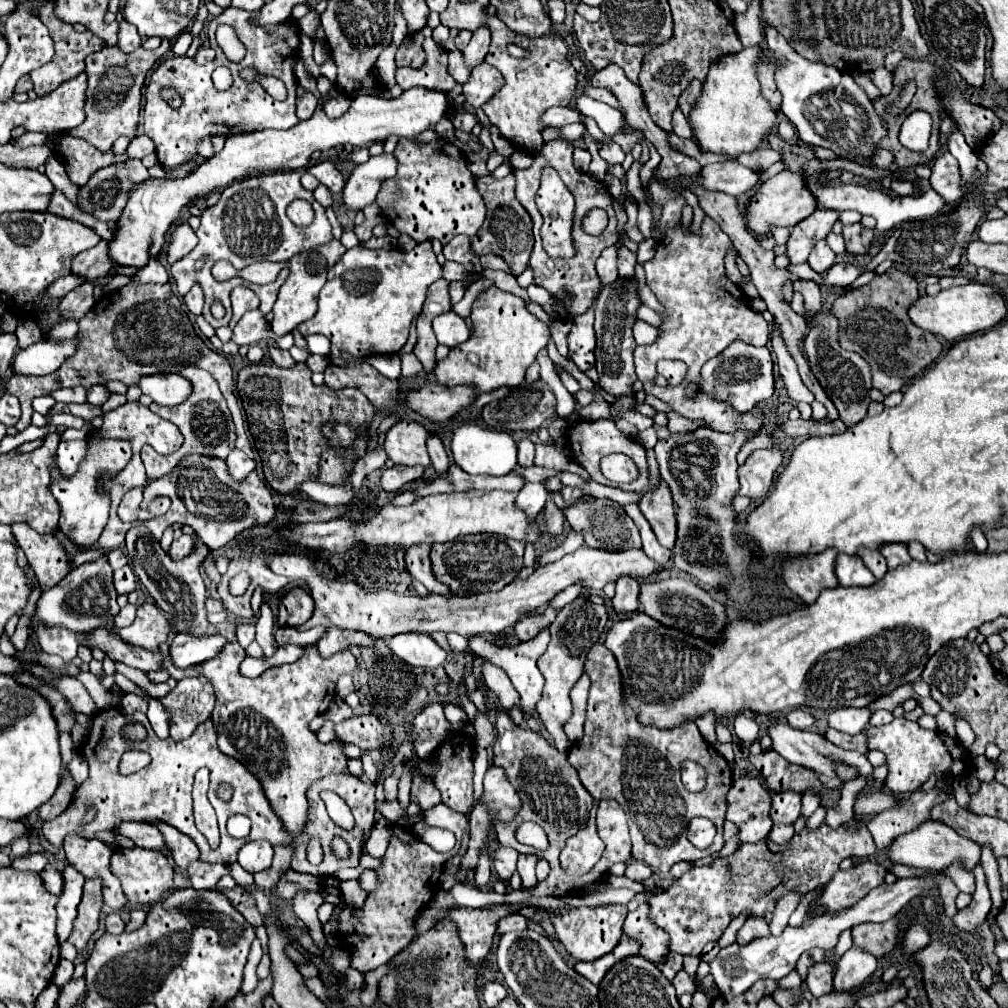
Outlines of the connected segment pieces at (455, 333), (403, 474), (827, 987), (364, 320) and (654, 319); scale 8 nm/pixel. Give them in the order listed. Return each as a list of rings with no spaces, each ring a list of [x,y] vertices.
[[[453,310],[447,312],[447,314],[439,314],[433,320],[433,330],[435,330],[439,344],[445,344],[449,348],[463,344],[471,336],[471,330],[465,324],[465,320],[459,314],[455,314]]]
[[[393,466],[393,468],[385,468],[381,472],[381,488],[385,492],[397,492],[401,490],[405,484],[419,480],[423,476],[423,468],[421,466]]]
[[[819,962],[811,966],[805,978],[805,984],[815,998],[829,994],[833,990],[833,968],[827,962]]]
[[[431,242],[417,244],[411,252],[401,252],[401,250],[397,250],[397,248],[389,248],[389,250],[385,250],[385,248],[381,248],[381,250],[367,250],[367,248],[355,246],[355,248],[347,250],[347,252],[343,254],[343,258],[327,272],[327,282],[325,282],[325,286],[323,286],[321,292],[319,292],[319,310],[317,310],[317,314],[315,314],[311,320],[301,322],[301,326],[299,326],[297,330],[299,330],[303,336],[307,336],[307,334],[325,334],[325,336],[331,340],[331,354],[333,354],[333,356],[341,356],[341,352],[349,352],[349,354],[353,354],[353,356],[397,354],[397,352],[405,346],[405,342],[407,342],[411,320],[421,312],[421,306],[423,306],[423,302],[425,302],[427,288],[429,288],[435,280],[439,280],[439,278],[441,278],[441,264],[437,262],[437,256],[435,256],[433,250],[431,250]]]
[[[641,305],[637,312],[638,319],[643,320],[655,328],[662,324],[662,317],[645,305]]]

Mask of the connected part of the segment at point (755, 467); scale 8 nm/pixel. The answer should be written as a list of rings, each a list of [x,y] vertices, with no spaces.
[[[779,448],[755,450],[747,462],[739,468],[739,494],[749,496],[753,500],[761,500],[767,496],[775,482],[775,472],[783,464],[783,452]]]

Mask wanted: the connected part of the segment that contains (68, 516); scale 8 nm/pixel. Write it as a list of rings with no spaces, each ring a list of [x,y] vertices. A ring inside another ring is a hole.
[[[87,440],[87,454],[83,462],[79,462],[79,470],[71,478],[63,478],[59,472],[57,458],[53,456],[51,462],[51,494],[61,504],[61,518],[59,518],[59,530],[67,534],[77,546],[93,546],[109,518],[109,498],[107,492],[99,494],[99,476],[119,474],[127,462],[131,460],[131,444],[129,440]]]

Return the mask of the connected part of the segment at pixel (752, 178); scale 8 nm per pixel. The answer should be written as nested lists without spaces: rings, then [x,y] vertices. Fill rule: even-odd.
[[[729,160],[703,166],[703,176],[699,180],[707,190],[719,190],[731,196],[739,196],[757,184],[759,172],[741,166],[737,160]]]

